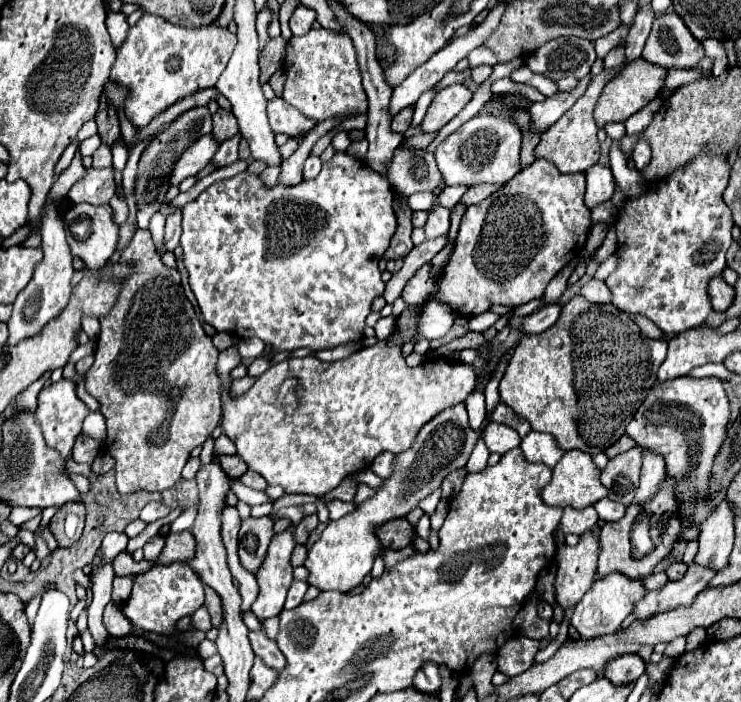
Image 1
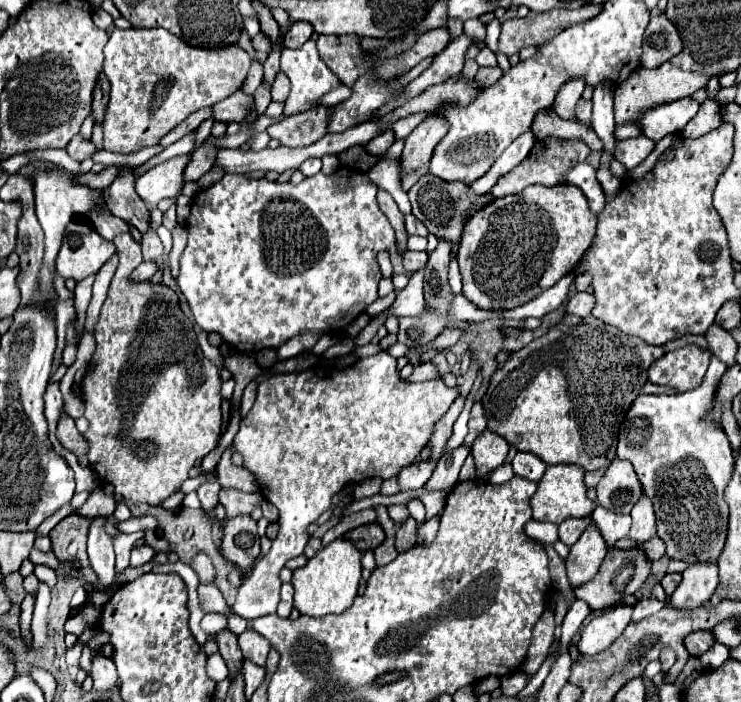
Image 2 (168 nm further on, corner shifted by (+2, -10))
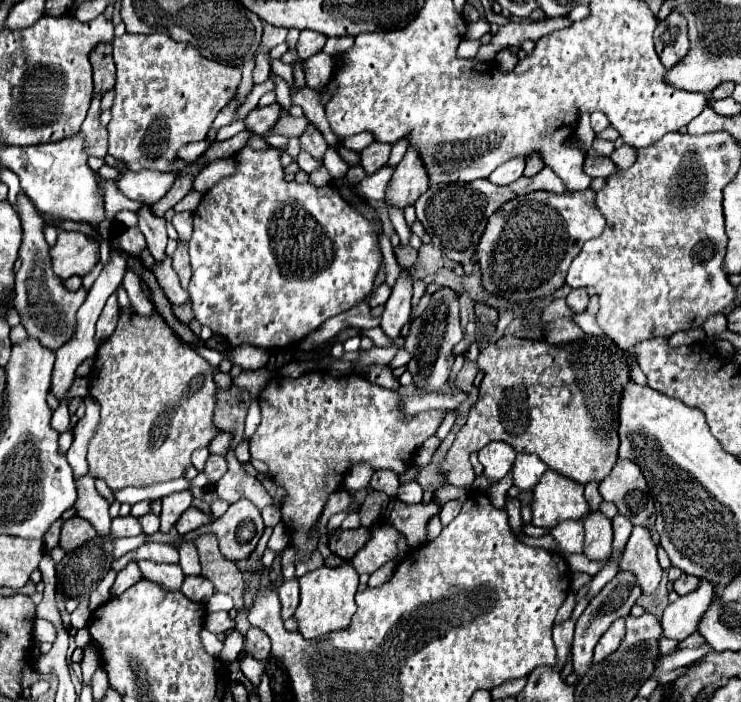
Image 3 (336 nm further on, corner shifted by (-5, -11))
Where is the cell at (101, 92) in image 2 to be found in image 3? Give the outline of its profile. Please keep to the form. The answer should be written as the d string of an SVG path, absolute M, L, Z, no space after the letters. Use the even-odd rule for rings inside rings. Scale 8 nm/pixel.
M101 43L91 53L93 65L93 79L95 79L95 93L105 95L115 87L115 63L111 57L111 43Z

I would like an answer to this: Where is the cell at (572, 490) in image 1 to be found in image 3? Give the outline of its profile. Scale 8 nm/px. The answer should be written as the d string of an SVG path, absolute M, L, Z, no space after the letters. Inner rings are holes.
M547 469L539 485L533 489L533 525L555 527L561 521L537 521L537 519L583 519L591 513L583 495L583 485L565 475Z

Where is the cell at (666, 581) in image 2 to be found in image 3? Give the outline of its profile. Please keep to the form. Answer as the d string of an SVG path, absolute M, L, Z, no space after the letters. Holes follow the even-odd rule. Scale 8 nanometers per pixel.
M681 575L681 577L673 583L677 595L687 595L687 593L693 591L697 585L699 585L699 577L695 577L695 575Z

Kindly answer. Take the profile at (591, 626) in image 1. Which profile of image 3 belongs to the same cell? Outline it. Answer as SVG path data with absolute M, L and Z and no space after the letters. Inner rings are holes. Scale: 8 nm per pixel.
M617 619L599 639L599 643L595 645L595 653L593 653L593 661L599 663L603 661L607 655L611 655L613 651L617 651L621 639L625 637L625 619Z

